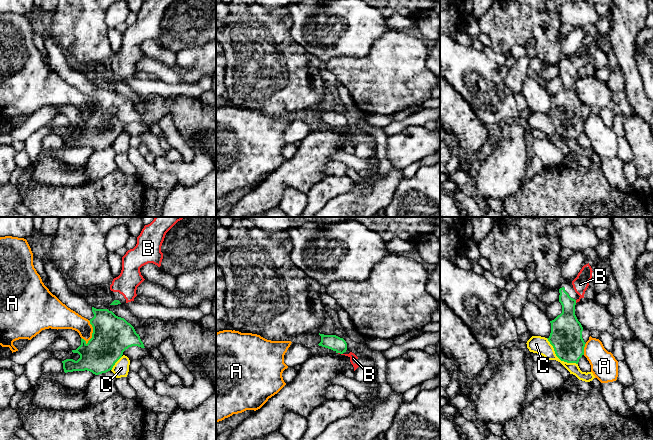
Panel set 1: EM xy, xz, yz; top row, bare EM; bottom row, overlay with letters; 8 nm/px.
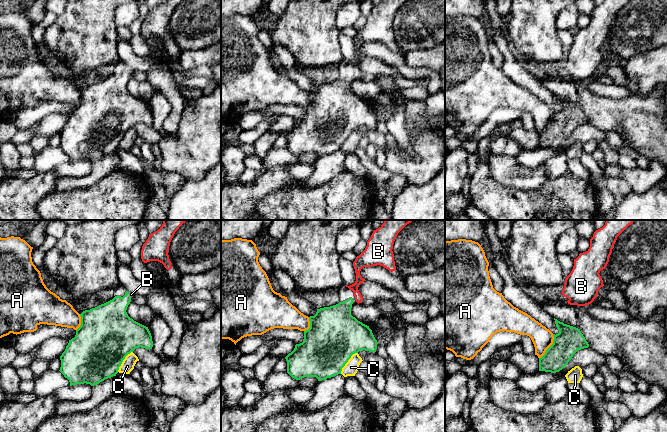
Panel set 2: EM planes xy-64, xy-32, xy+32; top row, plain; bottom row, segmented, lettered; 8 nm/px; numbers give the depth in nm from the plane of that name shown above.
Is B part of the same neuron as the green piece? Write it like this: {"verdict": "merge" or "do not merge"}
{"verdict": "merge"}

